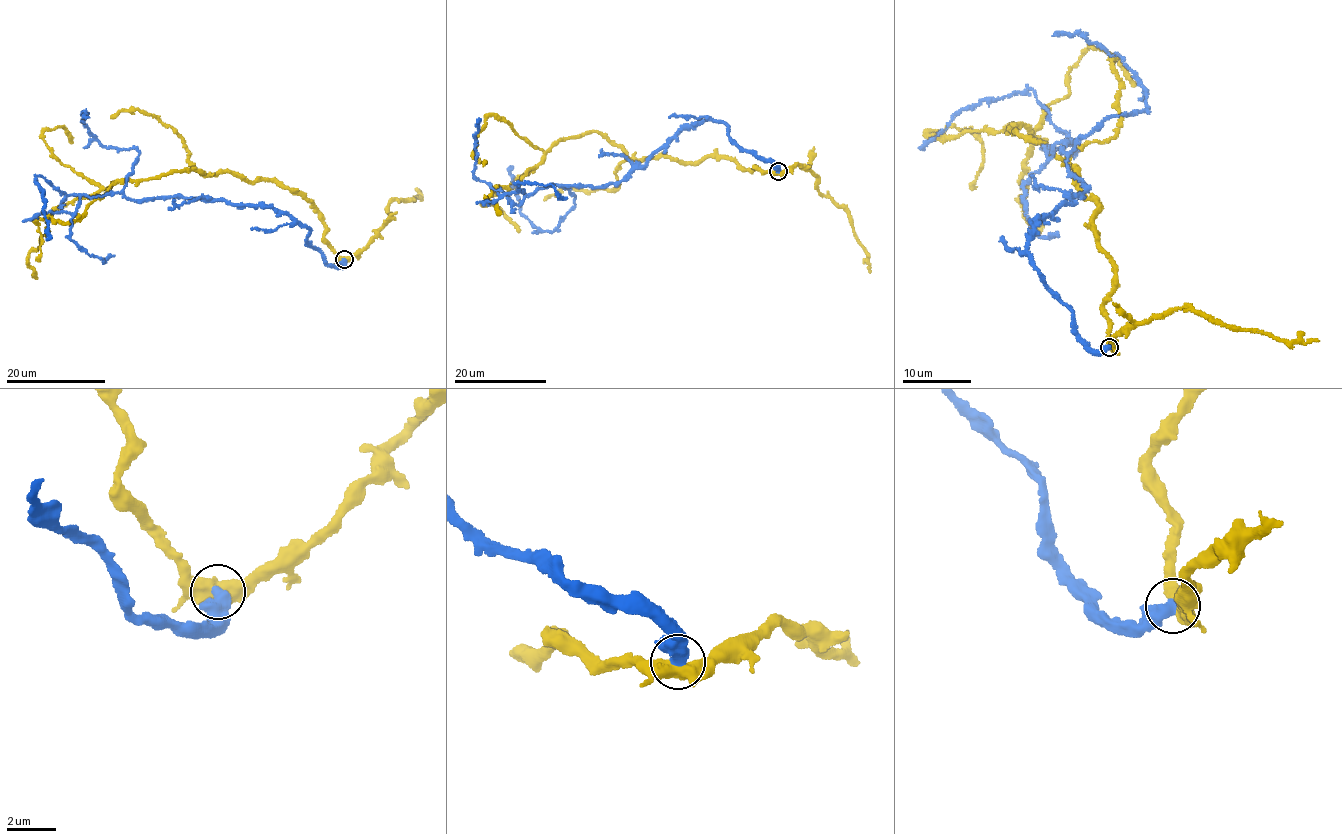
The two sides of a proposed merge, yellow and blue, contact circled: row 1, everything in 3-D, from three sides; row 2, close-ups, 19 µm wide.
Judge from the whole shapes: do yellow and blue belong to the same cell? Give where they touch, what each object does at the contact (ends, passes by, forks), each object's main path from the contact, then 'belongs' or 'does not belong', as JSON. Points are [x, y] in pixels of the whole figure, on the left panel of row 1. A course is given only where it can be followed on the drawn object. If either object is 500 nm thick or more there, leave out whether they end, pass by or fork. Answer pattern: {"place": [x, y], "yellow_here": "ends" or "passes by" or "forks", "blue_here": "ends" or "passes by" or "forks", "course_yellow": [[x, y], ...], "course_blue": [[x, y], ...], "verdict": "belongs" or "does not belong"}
{"place": [344, 259], "course_yellow": [[343, 259], [310, 201], [271, 180], [193, 169], [115, 181], [80, 215], [41, 218], [35, 260]], "course_blue": [[343, 260], [330, 266], [308, 242], [309, 230], [271, 208], [182, 196], [68, 194], [37, 176], [47, 240]], "verdict": "does not belong"}

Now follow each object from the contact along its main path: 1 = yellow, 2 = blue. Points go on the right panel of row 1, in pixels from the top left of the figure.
1: (1110, 347), (1114, 268), (1076, 170), (1009, 126), (1018, 123), (927, 134), (950, 125), (981, 143), (975, 188)
2: (1109, 347), (1076, 335), (1026, 246), (1084, 189), (1034, 92), (966, 107), (919, 148)

